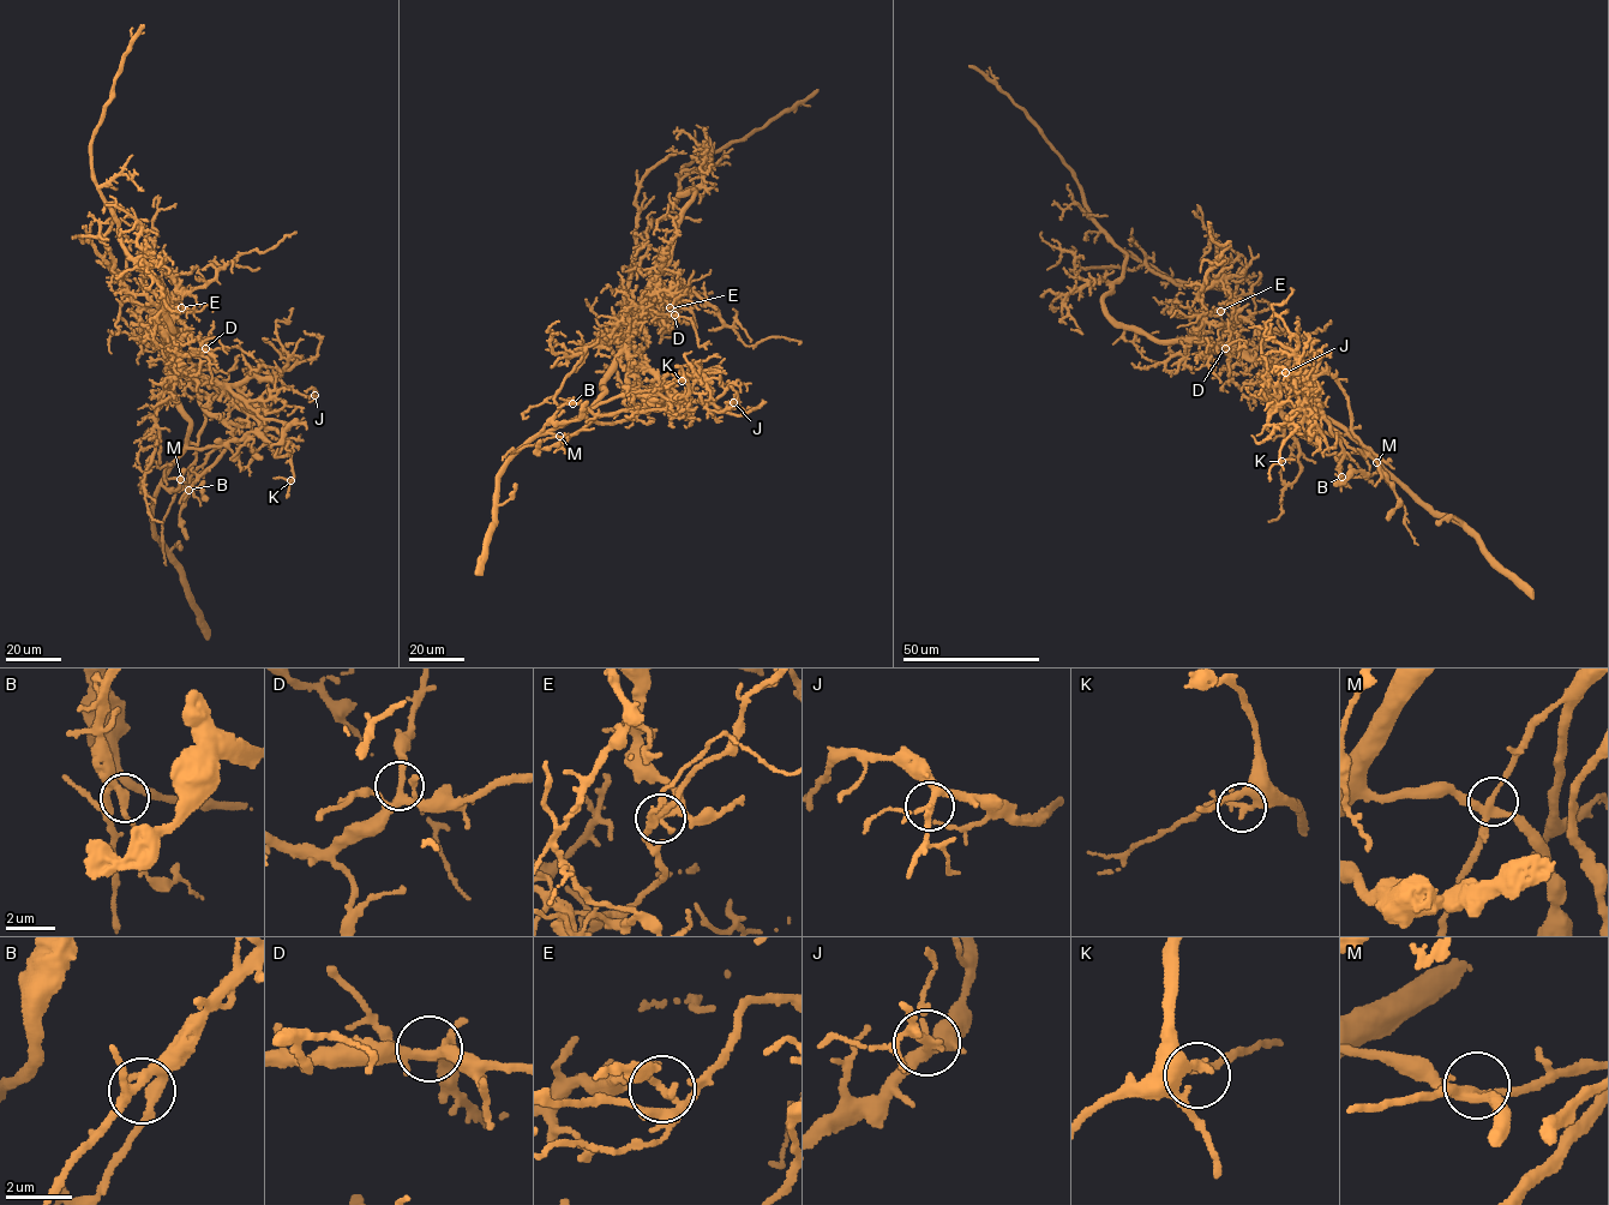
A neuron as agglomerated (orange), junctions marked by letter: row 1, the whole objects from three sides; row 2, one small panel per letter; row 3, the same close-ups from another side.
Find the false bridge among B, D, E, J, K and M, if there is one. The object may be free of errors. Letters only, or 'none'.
E

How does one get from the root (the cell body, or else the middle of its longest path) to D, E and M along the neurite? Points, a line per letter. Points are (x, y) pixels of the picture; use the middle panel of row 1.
D: (650, 282), (642, 313), (674, 315)
E: (650, 282), (658, 282), (666, 292), (670, 307)
M: (650, 282), (647, 305), (632, 325), (614, 370), (601, 387), (604, 395), (581, 415), (547, 432), (559, 436)

